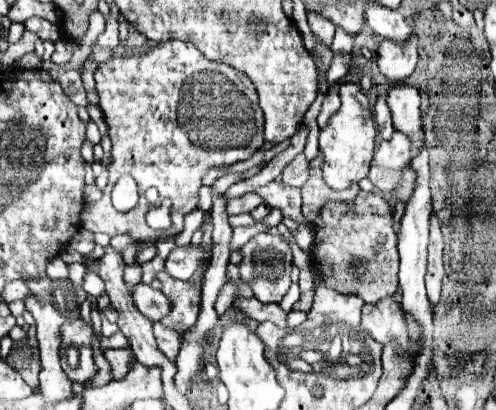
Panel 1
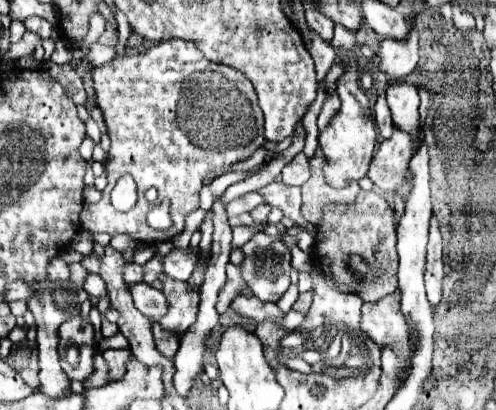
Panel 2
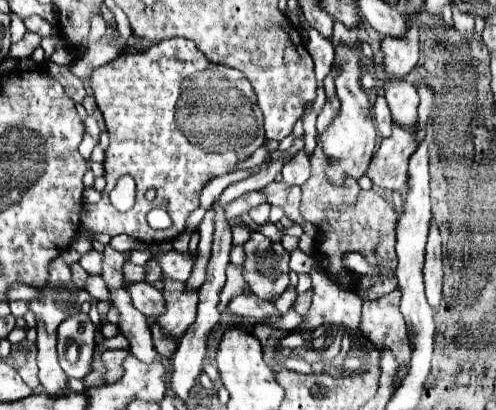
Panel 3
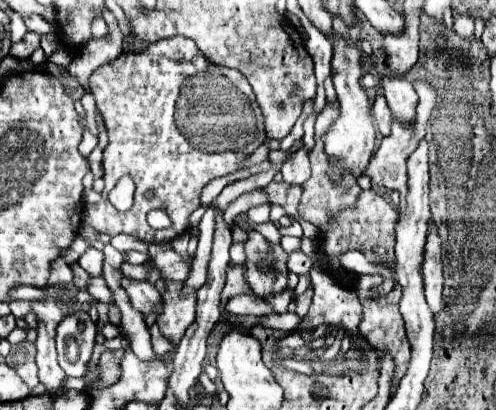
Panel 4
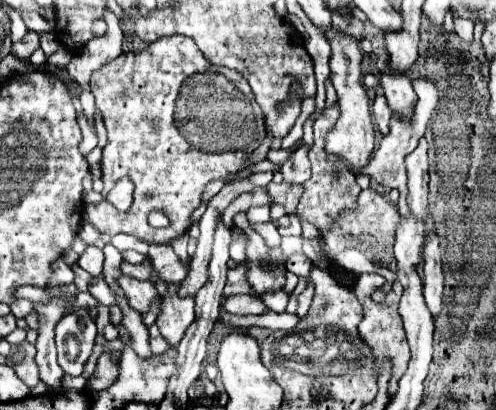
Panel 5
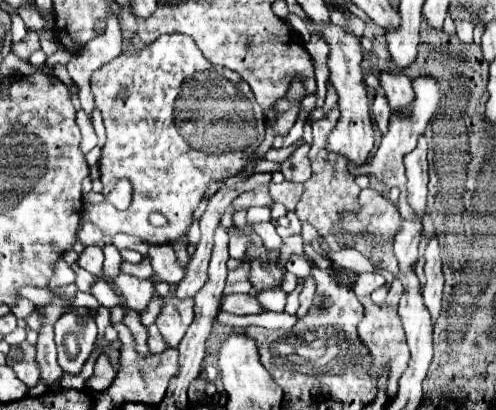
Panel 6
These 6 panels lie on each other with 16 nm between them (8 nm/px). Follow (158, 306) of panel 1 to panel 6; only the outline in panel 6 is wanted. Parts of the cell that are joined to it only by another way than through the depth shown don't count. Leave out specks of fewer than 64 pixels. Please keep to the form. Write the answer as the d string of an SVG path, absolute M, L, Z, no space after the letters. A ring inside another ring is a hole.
M128 274L116 276L114 288L122 294L126 304L138 312L144 312L148 308L148 302L156 296L156 290L152 288L150 280L140 280Z

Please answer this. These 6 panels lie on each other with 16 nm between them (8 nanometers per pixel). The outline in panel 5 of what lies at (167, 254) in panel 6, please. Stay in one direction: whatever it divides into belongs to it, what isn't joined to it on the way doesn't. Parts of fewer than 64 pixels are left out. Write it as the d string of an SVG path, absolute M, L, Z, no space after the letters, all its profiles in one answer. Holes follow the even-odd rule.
M150 244L148 250L150 262L154 266L154 270L158 272L160 280L164 282L182 282L188 276L188 262L182 262L172 246L168 244Z

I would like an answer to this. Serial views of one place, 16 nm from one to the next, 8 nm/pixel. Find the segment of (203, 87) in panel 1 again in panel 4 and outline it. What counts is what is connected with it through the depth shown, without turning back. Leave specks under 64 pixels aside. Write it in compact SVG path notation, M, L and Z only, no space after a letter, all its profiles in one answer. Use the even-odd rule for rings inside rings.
M184 36L164 38L142 52L124 52L116 60L100 66L90 76L90 88L96 98L96 106L104 118L110 144L104 150L104 180L106 188L98 204L88 204L82 210L82 224L92 226L96 232L116 236L130 234L148 244L166 244L172 242L187 230L187 216L200 204L202 188L212 180L226 176L238 170L238 164L244 162L262 142L264 142L264 118L256 104L252 86L238 70L226 70L224 66L210 64L204 54L196 48L192 40ZM120 176L132 176L136 182L136 202L128 212L118 212L108 202L108 192L114 188ZM154 190L154 200L146 198L146 192ZM166 206L172 226L166 230L154 230L146 222L146 214L152 208Z

